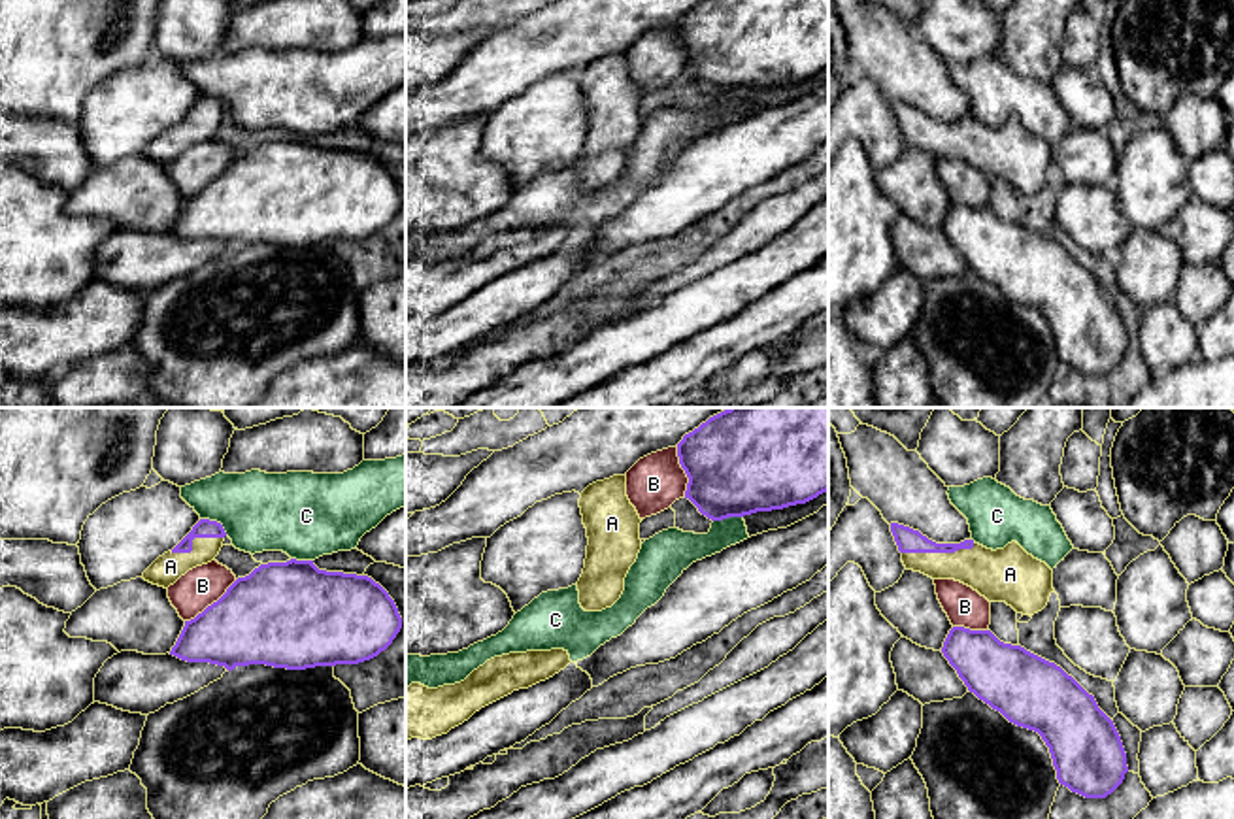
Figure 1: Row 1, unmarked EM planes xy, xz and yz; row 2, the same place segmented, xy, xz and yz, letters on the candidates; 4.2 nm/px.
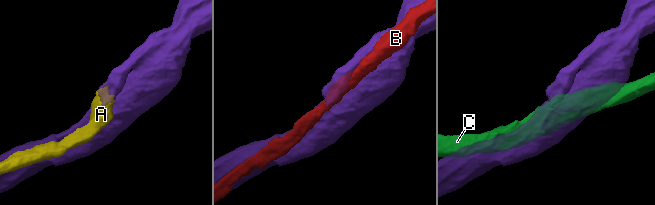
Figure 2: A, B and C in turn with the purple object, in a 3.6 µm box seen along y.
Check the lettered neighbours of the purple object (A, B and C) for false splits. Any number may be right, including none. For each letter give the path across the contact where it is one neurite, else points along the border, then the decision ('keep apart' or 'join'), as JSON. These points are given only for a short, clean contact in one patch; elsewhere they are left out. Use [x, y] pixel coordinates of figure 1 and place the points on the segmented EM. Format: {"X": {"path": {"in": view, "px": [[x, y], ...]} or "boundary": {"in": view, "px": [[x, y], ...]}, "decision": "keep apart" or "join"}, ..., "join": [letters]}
{"A": {"path": {"in": "yz", "px": [[908, 540], [919, 551], [938, 551], [989, 572]]}, "decision": "join"}, "B": {"decision": "keep apart"}, "C": {"decision": "keep apart"}, "join": ["A"]}

